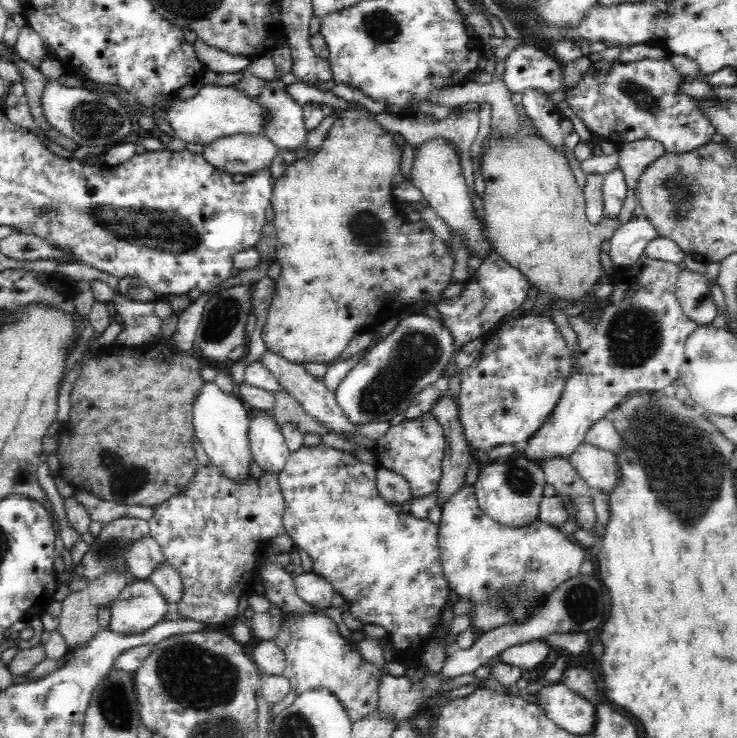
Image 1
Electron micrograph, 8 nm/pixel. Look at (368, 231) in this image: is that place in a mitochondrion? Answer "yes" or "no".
yes

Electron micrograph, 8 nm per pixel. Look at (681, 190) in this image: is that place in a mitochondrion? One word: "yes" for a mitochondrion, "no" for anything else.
yes

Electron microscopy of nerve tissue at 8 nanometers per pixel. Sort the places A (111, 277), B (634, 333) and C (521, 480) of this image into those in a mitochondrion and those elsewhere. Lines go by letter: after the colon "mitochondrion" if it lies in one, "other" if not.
A: other
B: mitochondrion
C: mitochondrion

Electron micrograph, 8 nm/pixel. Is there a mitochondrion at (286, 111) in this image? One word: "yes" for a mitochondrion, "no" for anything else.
no

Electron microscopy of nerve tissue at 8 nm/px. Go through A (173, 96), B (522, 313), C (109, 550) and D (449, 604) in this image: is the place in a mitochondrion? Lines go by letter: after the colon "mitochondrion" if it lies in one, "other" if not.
A: other
B: other
C: mitochondrion
D: other

